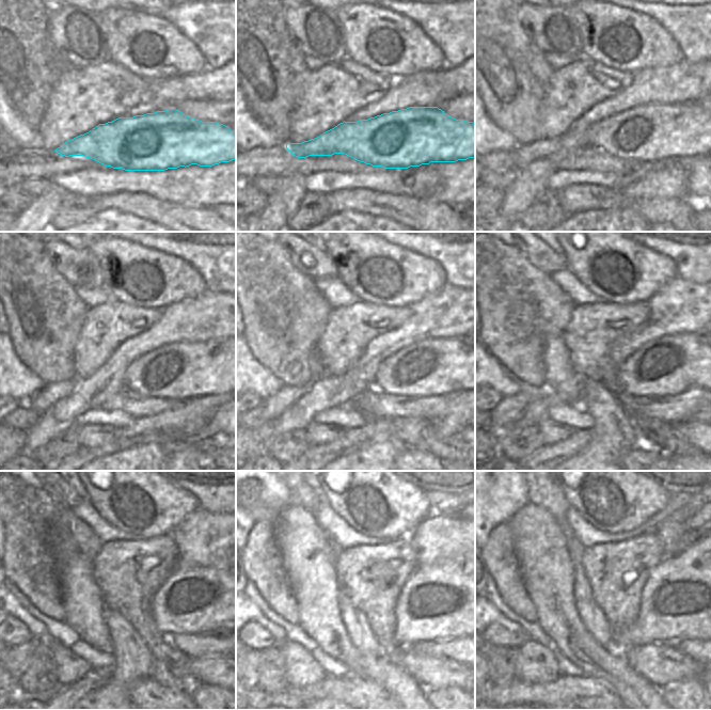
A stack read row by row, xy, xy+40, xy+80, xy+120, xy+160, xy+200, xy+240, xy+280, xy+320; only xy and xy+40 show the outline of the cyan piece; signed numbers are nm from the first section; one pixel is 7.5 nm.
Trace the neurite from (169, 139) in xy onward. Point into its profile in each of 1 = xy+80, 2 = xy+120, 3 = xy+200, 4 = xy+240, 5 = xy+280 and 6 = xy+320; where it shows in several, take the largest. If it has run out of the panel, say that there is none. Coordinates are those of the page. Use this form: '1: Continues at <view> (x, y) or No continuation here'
1: Continues at xy+80 (649, 132)
2: Continues at xy+120 (185, 369)
3: Continues at xy+200 (673, 364)
4: Continues at xy+240 (196, 599)
5: Continues at xy+280 (451, 599)
6: Continues at xy+320 (692, 596)

